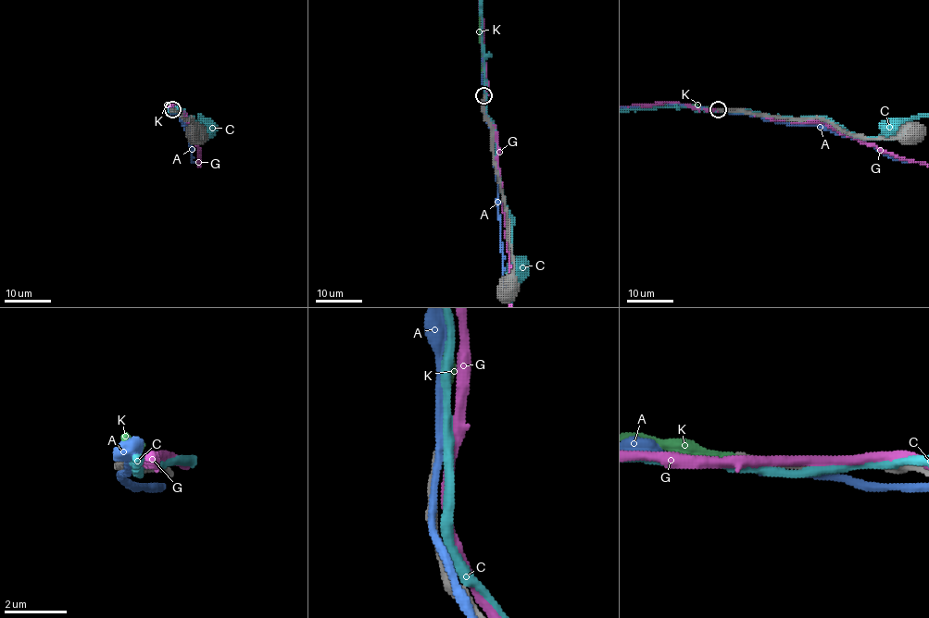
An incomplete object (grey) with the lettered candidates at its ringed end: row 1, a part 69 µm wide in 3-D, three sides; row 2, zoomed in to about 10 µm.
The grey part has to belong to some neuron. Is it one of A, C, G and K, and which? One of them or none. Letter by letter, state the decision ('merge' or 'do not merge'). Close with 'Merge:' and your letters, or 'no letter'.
A: do not merge
C: do not merge
G: do not merge
K: merge
Merge: K

